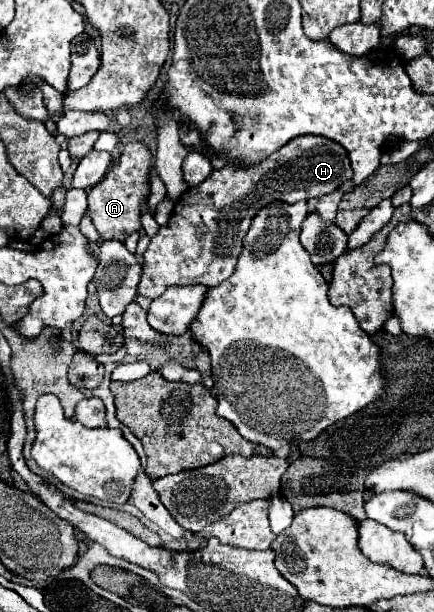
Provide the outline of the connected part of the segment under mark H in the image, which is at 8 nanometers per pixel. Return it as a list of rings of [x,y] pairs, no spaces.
[[[309,134],[293,138],[279,152],[255,166],[237,168],[225,164],[221,170],[213,170],[201,186],[189,188],[177,200],[167,226],[161,226],[159,234],[151,238],[143,254],[145,264],[137,292],[153,300],[169,286],[219,286],[233,274],[243,248],[243,236],[249,230],[249,220],[259,208],[273,200],[295,204],[299,200],[319,198],[335,192],[351,178],[353,170],[347,150],[333,140]]]

